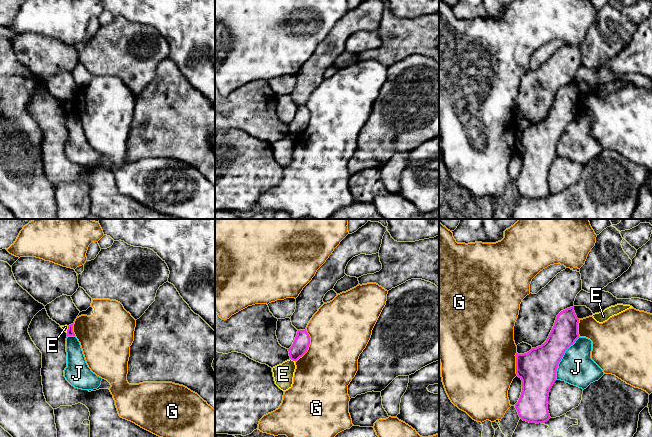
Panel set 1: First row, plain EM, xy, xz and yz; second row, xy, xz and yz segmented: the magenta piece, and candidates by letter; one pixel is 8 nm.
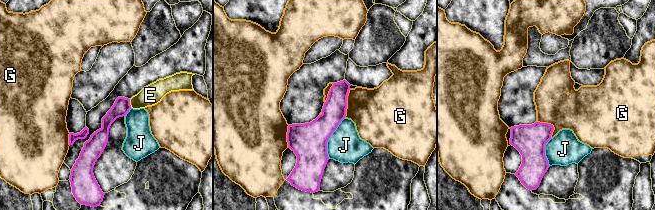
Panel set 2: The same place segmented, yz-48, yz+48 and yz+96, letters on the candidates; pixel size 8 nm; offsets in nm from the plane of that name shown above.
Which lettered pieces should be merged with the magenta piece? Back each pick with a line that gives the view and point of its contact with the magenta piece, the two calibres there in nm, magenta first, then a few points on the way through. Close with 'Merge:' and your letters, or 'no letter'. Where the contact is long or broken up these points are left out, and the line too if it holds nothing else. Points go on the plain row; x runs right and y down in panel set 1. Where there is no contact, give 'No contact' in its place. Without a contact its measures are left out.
Merge: no letter

